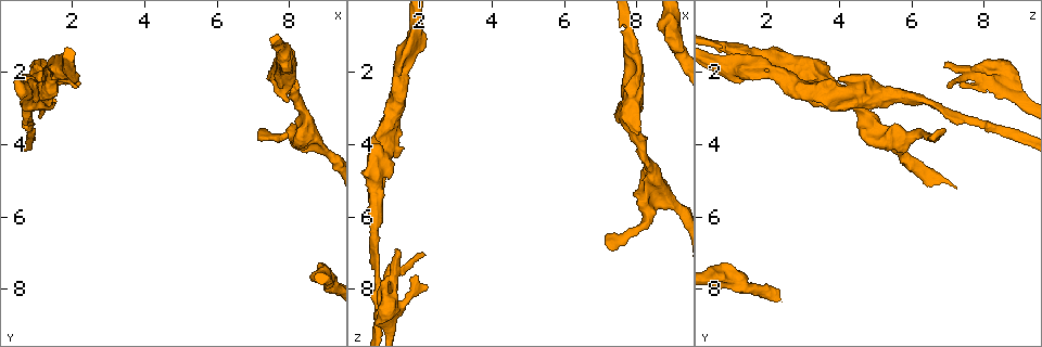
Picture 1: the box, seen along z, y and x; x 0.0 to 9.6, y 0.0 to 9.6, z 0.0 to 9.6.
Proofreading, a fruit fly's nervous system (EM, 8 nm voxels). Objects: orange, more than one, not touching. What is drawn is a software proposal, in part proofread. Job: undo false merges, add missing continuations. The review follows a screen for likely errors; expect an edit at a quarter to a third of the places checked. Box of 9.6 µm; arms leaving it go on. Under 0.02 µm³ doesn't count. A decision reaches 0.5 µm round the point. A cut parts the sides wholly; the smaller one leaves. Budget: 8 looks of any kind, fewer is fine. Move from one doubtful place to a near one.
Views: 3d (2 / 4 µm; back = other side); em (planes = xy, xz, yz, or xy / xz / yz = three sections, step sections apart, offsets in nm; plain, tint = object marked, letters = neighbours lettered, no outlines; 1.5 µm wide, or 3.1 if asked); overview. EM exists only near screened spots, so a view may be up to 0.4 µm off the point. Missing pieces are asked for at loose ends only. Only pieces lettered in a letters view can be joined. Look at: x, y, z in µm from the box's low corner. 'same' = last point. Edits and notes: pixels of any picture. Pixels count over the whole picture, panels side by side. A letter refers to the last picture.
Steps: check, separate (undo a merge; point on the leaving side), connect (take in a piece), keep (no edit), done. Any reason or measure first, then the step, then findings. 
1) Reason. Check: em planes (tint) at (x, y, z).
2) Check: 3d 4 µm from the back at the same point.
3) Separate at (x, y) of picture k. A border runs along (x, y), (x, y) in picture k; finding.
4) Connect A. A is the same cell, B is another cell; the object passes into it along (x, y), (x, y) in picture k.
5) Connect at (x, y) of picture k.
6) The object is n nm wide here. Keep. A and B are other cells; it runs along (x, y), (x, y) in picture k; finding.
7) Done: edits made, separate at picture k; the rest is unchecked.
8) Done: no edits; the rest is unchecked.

Sudden change in width. Check: em planes (tint) at (1.45, 2.10, 2.30).

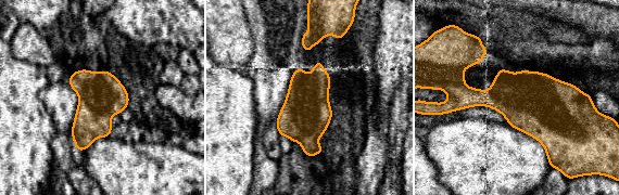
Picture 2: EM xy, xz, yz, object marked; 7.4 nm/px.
Check: em planes (letters) at the same point.

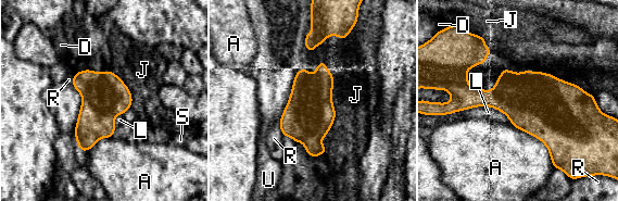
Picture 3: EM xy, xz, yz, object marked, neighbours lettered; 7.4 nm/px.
The longest contact is with A, 480 nm. Keep. A, D, J, L, R, S and U are other cells; a border runs along (459, 111), (493, 107), (511, 122) in picture 3; one cell here.

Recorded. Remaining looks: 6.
An open end. Check: em planes (plain) at (0.70, 2.25, 3.90).

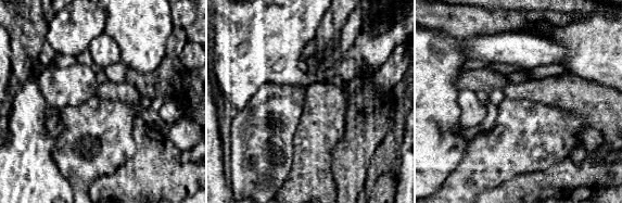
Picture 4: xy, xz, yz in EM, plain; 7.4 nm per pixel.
What lies round it. Check: em planes (letters) at the same point.

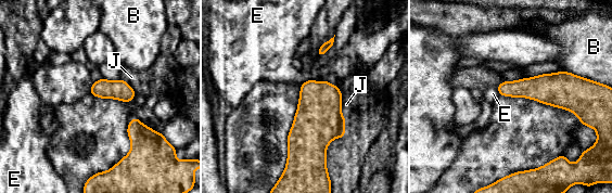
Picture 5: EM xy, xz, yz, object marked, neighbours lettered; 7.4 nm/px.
The longest contact is with J, 220 nm. Keep. B, E and J are other cells; a border runs along (310, 78), (301, 85) in picture 5; no lettered piece goes on from it.

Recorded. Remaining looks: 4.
Free end. Check: em planes (letters) at (1.45, 1.75, 6.90).

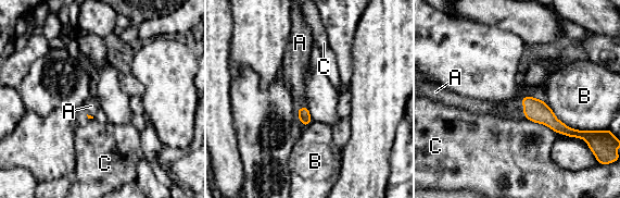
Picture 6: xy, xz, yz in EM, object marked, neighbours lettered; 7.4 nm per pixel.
The longest contact is with B, 420 nm. Connect A. A is the same cell, B and C are other cells; the object passes into it along (538, 111), (522, 104), (501, 109) in picture 6; it goes on there.

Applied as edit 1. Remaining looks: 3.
Done: edits made, connect at picture 6; the rest is unchecked.

